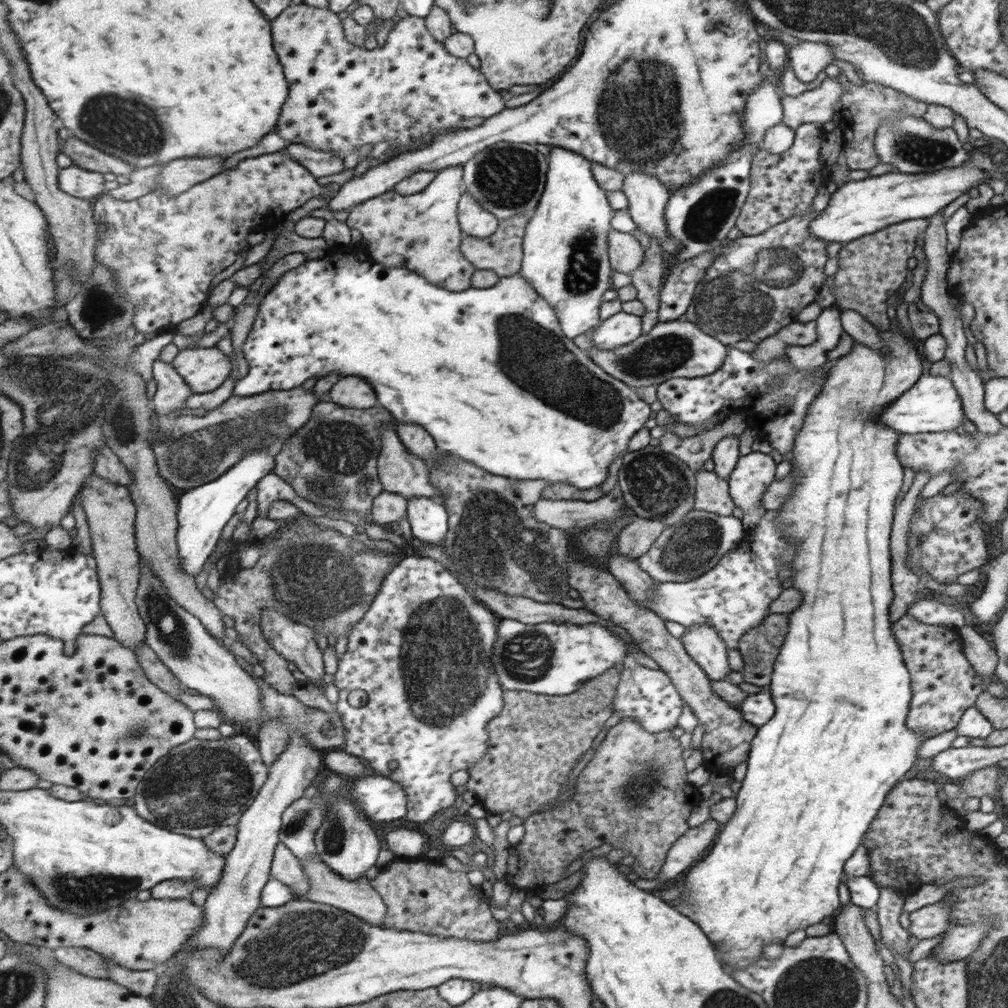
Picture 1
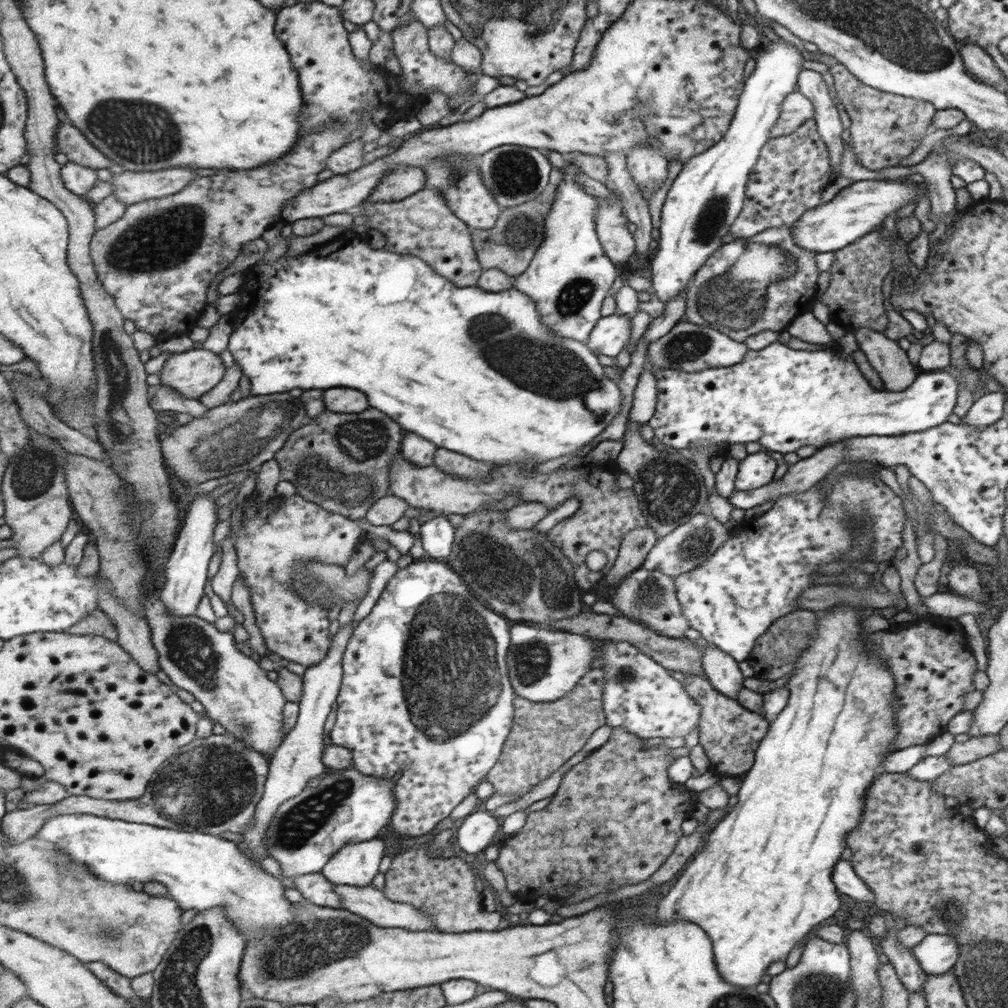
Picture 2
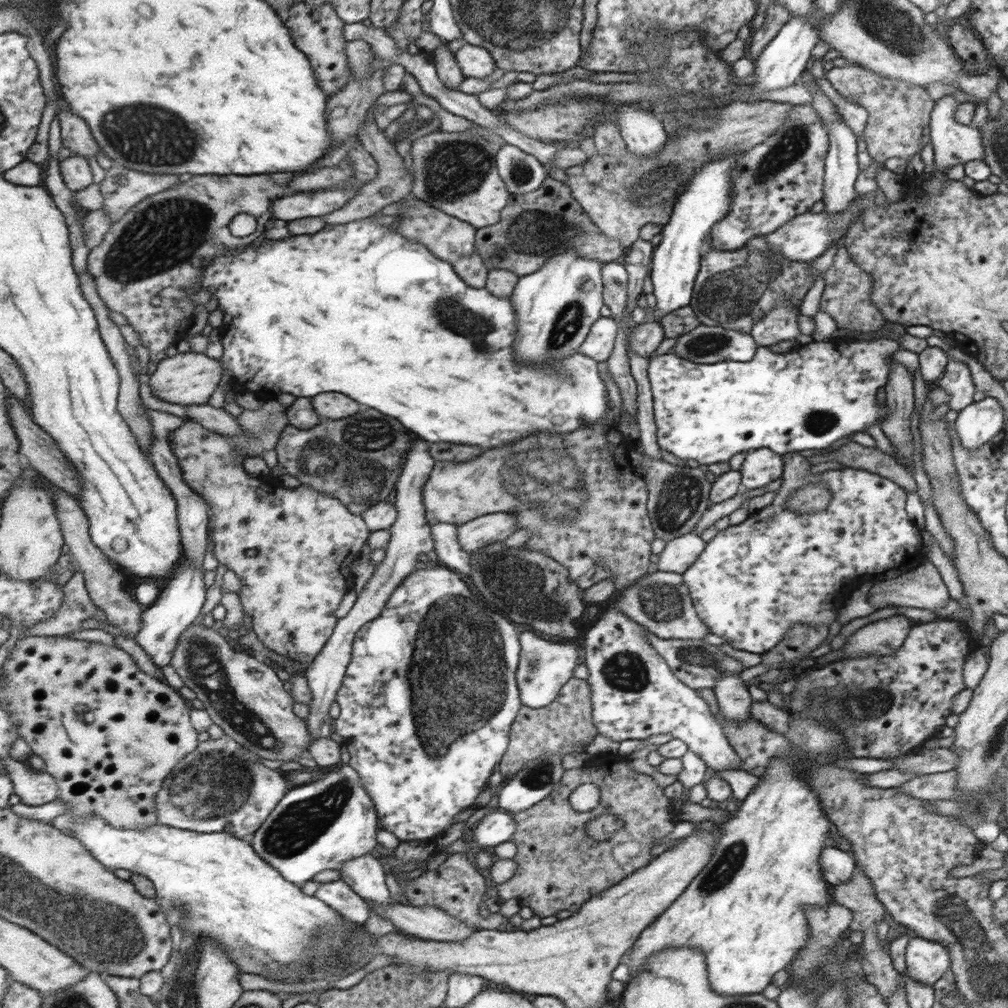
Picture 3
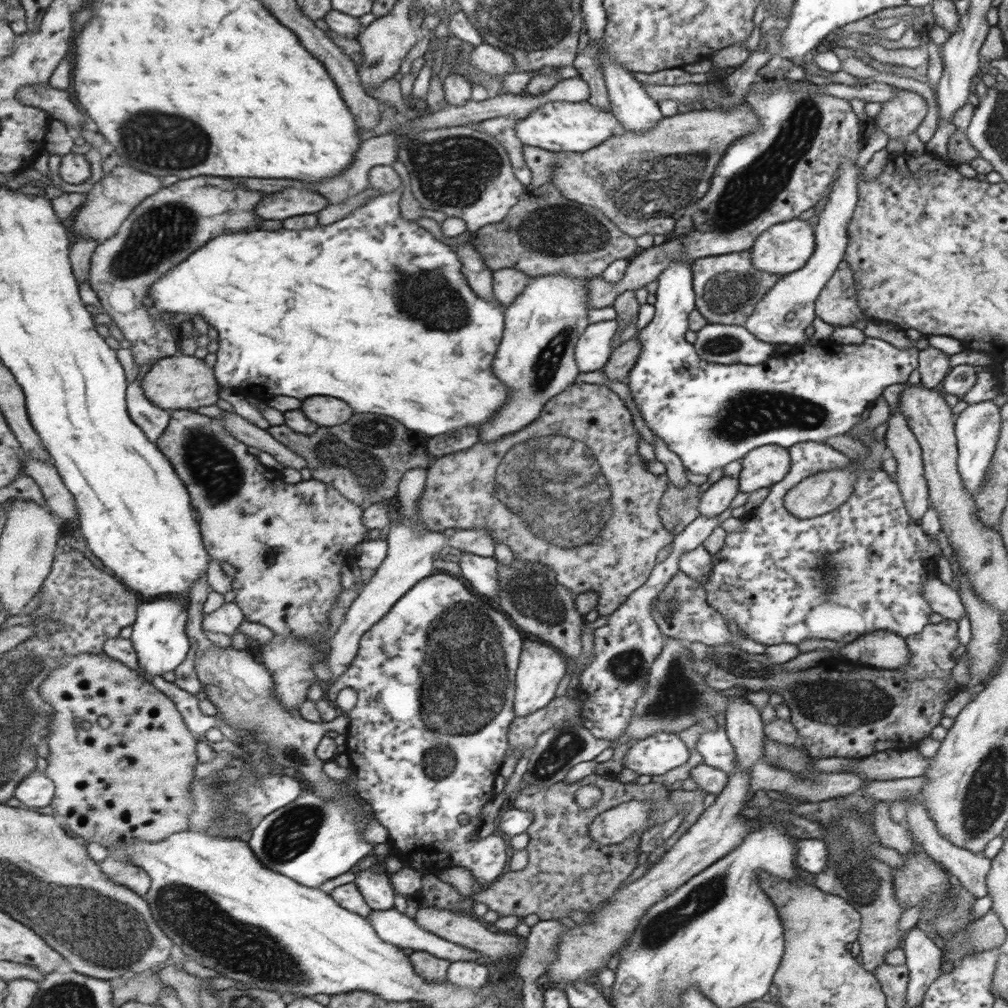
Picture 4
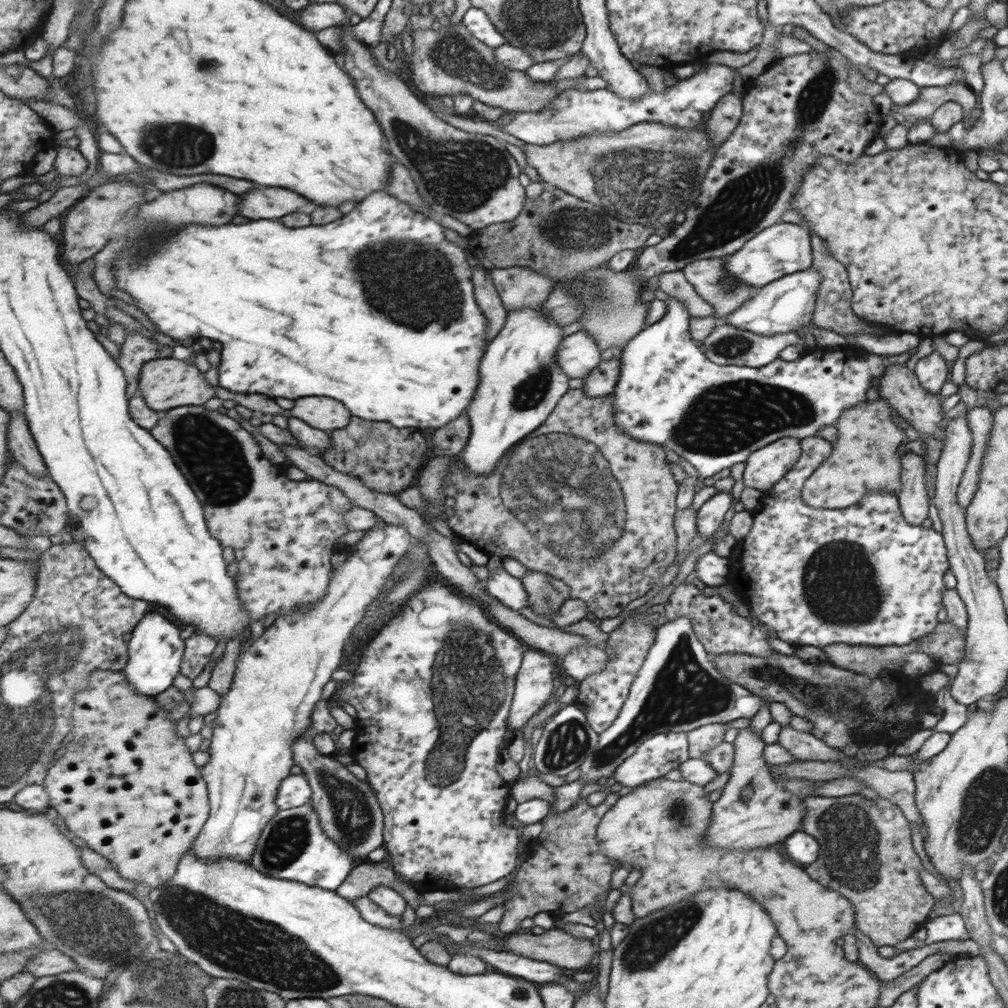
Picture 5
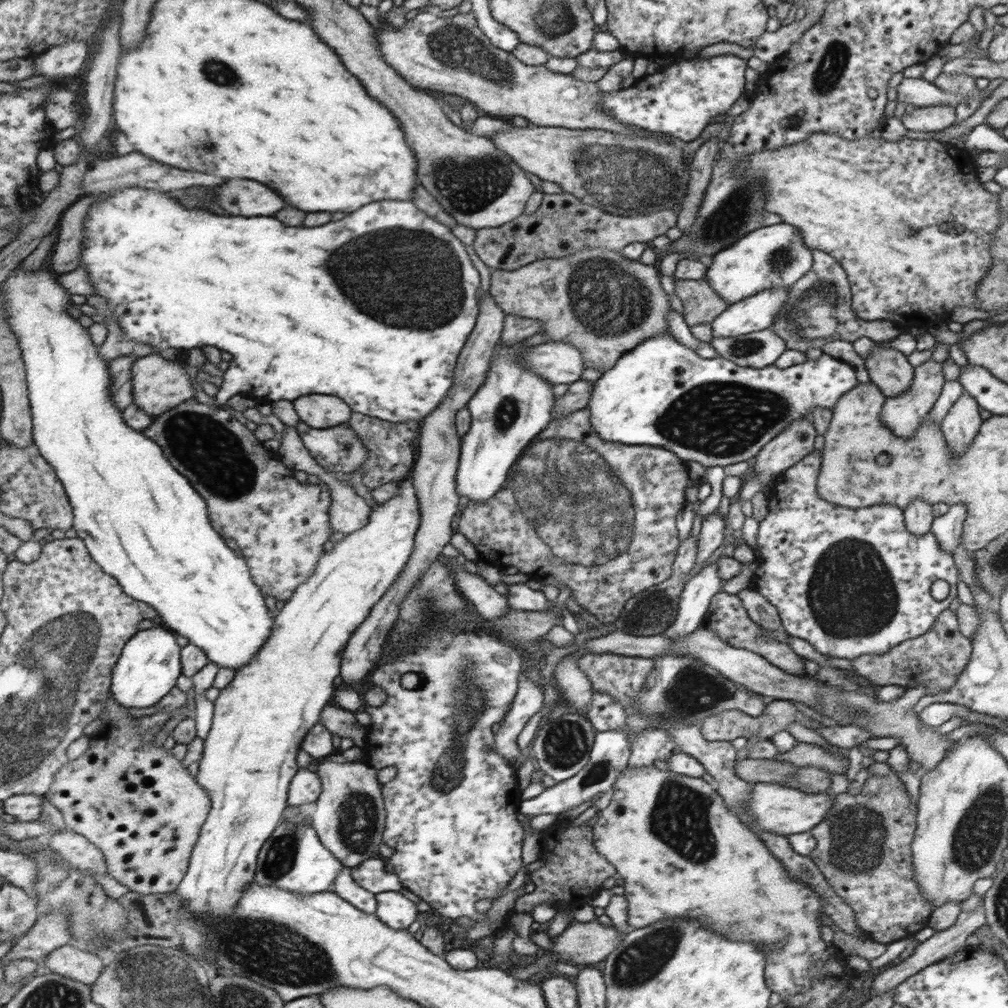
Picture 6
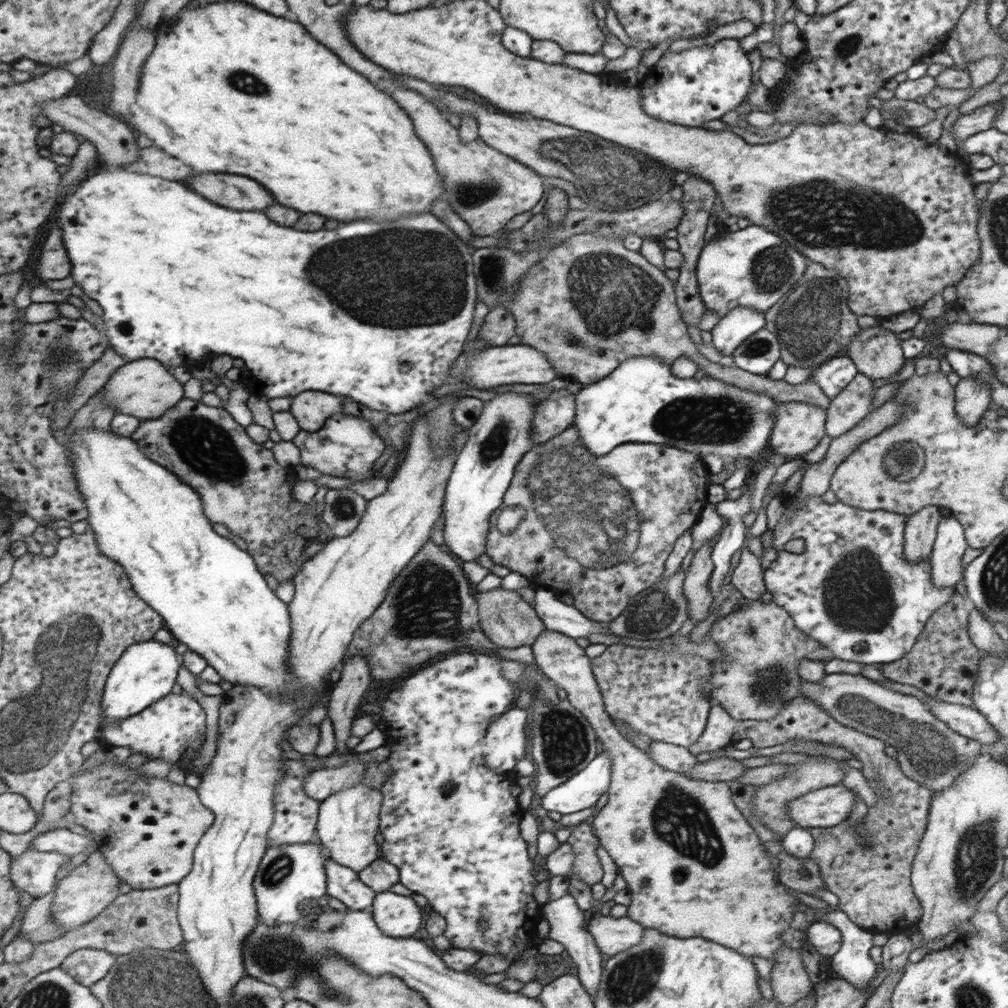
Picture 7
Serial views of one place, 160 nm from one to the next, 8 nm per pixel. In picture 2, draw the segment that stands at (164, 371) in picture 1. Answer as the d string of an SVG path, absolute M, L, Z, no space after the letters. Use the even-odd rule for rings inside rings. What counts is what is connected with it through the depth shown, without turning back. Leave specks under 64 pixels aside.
M159 385L151 400L152 408L157 412L189 413L195 419L204 417L209 412L209 408L199 400L184 397L178 390L169 385Z

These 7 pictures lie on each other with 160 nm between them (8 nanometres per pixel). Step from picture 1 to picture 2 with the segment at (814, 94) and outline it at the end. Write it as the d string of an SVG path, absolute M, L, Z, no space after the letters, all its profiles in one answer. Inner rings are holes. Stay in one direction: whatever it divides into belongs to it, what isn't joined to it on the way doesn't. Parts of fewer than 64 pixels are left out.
M799 91L789 93L783 100L779 120L771 129L771 137L781 137L795 132L805 121L813 119L814 104Z

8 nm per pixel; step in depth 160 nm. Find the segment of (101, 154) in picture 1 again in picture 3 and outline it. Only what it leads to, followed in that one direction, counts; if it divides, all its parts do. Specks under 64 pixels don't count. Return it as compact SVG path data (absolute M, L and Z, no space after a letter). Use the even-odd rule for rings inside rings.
M59 111L62 129L63 147L75 152L76 156L87 159L99 154L99 144L96 142L91 128L84 118L76 116L72 111Z

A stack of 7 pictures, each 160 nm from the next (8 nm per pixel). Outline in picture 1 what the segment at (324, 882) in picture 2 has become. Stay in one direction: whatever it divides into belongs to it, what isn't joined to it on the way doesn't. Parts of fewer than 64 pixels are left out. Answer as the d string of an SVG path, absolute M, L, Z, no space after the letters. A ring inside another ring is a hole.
M285 844L277 845L272 864L272 878L288 884L296 897L305 899L311 888L308 876L304 873L300 858Z

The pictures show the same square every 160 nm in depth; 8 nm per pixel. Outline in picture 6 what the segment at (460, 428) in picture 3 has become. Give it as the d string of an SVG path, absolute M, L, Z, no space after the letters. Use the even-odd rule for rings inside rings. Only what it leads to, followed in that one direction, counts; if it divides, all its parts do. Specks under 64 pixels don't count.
M126 187L105 194L107 199L95 203L85 221L82 265L89 272L89 280L95 285L98 294L115 306L115 315L130 339L150 344L155 353L159 354L167 348L187 351L202 346L217 346L222 351L231 352L233 360L229 362L229 369L225 373L220 391L214 396L217 406L226 404L235 394L248 396L260 403L273 404L283 398L295 402L297 398L311 392L311 394L335 394L339 398L345 398L345 402L353 406L353 412L367 414L371 418L393 423L413 420L421 422L422 418L433 413L433 410L441 405L452 388L460 350L471 336L474 329L473 322L478 317L475 290L479 288L479 276L477 270L471 266L467 254L463 252L461 242L449 232L450 228L444 223L435 222L434 218L429 217L410 201L371 202L369 206L355 210L353 214L349 214L339 222L329 222L325 226L315 228L293 228L269 216L237 218L187 210L158 188Z

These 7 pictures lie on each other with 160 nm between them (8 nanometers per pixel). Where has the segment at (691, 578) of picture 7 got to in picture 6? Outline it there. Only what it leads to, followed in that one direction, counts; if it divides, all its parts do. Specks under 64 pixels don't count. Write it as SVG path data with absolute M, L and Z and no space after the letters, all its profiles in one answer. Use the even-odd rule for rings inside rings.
M717 511L704 516L696 539L696 559L699 566L721 544L723 540L724 520Z

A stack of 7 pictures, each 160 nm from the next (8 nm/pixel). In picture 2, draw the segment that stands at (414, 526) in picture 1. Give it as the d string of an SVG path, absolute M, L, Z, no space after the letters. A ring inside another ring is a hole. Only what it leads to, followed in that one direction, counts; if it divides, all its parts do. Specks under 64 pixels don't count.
M439 514L425 522L414 524L413 529L421 546L431 559L447 560L453 546L454 528L444 515Z

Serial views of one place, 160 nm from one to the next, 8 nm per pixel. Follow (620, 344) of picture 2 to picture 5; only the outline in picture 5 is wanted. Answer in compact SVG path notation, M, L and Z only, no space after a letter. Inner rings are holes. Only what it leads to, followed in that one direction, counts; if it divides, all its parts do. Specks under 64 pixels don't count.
M580 330L564 336L556 349L556 361L568 378L584 378L600 364L600 351L592 335Z

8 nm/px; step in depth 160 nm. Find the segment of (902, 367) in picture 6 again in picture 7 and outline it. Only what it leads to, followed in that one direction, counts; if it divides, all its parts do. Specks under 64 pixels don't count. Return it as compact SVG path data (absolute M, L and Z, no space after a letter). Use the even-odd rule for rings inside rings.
M878 324L861 329L850 340L845 356L852 359L856 370L870 379L889 378L903 364L899 340Z

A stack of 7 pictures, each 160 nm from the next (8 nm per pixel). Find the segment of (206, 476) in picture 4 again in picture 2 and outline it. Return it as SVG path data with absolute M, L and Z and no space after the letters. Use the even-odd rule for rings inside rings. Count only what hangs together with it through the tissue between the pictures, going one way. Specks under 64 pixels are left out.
M295 494L285 498L277 498L284 503L283 508L276 506L276 501L270 504L257 504L253 496L246 497L239 503L231 515L231 531L237 531L234 538L238 550L238 561L241 578L249 588L251 604L266 647L277 658L292 660L304 667L317 665L325 660L332 646L331 622L329 611L332 607L330 600L324 602L307 602L296 590L292 590L292 580L296 577L296 566L307 561L317 561L325 564L344 565L349 562L356 544L363 540L359 525L335 511L329 511L316 502L309 502L304 496Z

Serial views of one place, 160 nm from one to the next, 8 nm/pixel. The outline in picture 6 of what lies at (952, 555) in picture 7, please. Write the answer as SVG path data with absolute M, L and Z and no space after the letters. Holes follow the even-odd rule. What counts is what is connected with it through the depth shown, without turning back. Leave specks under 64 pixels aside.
M961 503L949 506L947 512L933 518L929 526L935 538L945 552L952 554L952 550L960 544L962 524L966 517L966 508Z

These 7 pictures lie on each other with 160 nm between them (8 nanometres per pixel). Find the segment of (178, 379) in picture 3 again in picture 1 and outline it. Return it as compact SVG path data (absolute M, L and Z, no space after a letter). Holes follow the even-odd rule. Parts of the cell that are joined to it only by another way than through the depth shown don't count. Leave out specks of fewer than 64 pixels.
M193 347L181 349L171 360L172 365L187 381L192 391L205 394L217 390L233 372L232 356L213 347Z

